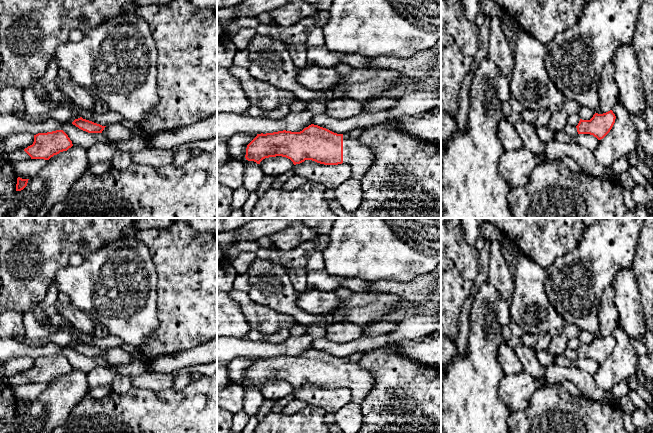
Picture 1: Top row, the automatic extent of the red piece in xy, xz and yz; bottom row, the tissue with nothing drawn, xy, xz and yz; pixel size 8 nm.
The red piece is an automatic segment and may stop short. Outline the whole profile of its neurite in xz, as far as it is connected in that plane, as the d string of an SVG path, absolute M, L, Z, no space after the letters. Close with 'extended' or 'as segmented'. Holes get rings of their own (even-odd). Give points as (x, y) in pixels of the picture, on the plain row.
M311 348L300 356L278 355L257 360L247 369L245 382L257 388L269 381L282 380L290 383L294 389L312 384L324 389L346 387L352 392L351 401L360 404L375 386L375 378L356 361L337 358L326 352Z; extended

